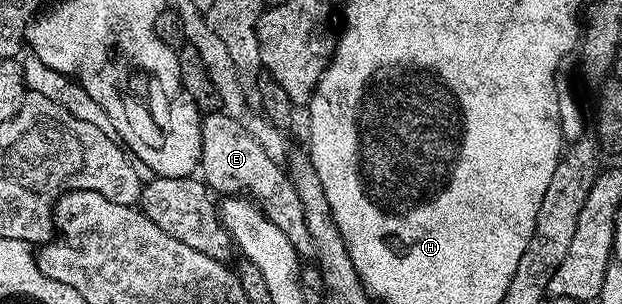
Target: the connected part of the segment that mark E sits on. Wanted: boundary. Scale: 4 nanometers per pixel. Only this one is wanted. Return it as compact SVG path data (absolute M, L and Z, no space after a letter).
M224 113L202 115L200 175L206 186L215 192L248 193L249 198L262 208L268 221L287 235L294 247L309 248L311 240L305 225L304 205L297 195L293 178L282 172L282 166L279 160L268 157L268 153L264 153L258 142L232 117Z

